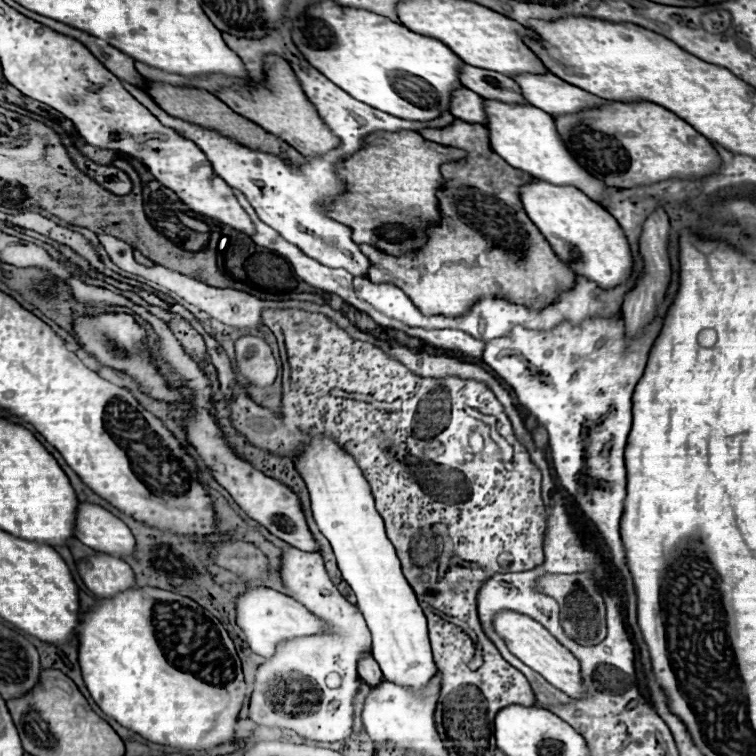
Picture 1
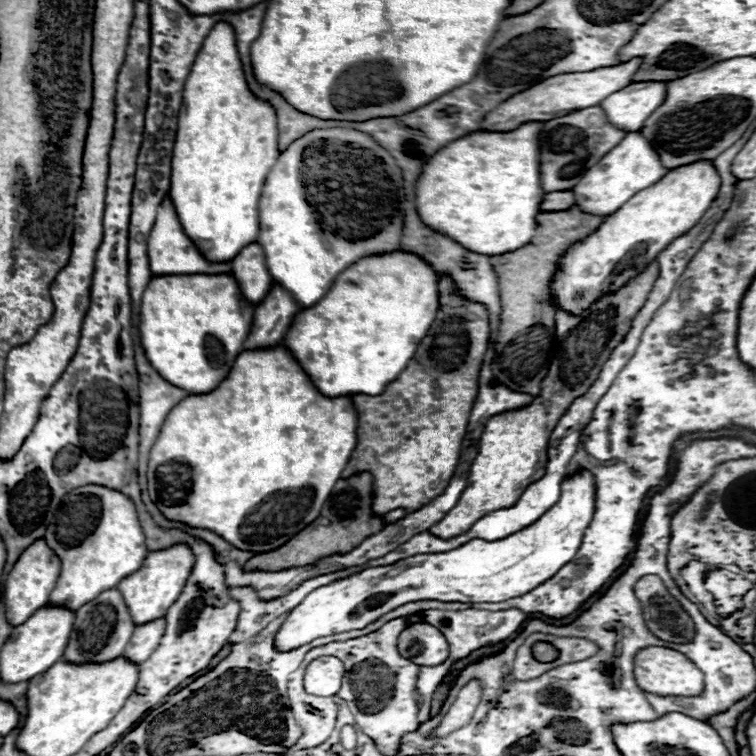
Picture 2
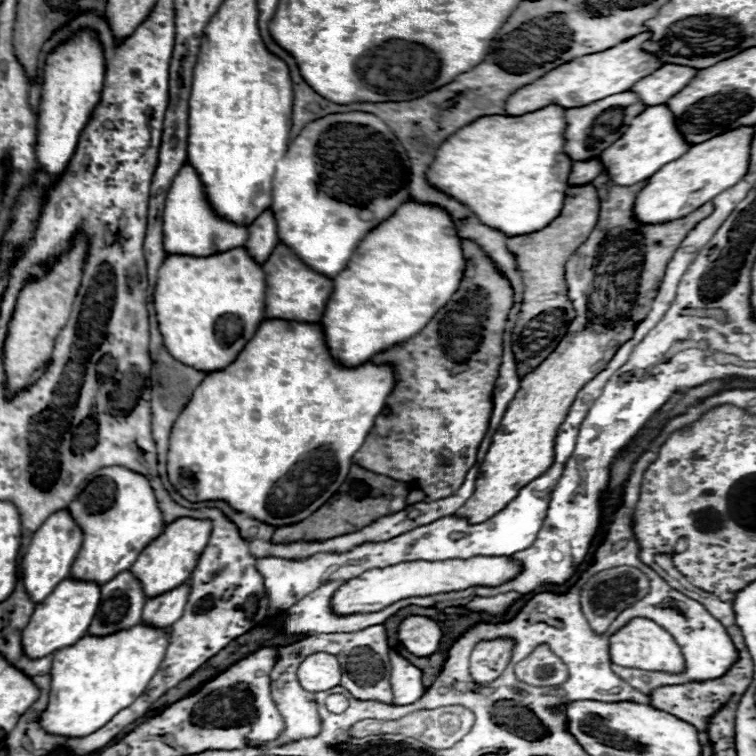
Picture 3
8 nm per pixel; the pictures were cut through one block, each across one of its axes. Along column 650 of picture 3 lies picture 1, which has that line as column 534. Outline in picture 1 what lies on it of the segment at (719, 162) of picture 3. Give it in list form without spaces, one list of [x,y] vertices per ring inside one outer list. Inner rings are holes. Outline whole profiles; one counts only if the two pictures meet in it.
[[[532,176],[528,184],[520,186],[520,200],[522,200],[524,210],[530,216],[530,220],[538,226],[538,230],[550,242],[552,250],[576,274],[586,276],[588,280],[596,282],[600,288],[614,288],[616,284],[620,284],[626,278],[630,278],[630,274],[632,274],[632,254],[630,254],[630,246],[626,242],[626,236],[624,236],[622,228],[612,218],[612,214],[608,214],[594,200],[588,200],[588,196],[584,196],[578,188],[572,188],[572,186],[554,186],[554,184],[548,184],[544,180],[534,180],[534,176]]]

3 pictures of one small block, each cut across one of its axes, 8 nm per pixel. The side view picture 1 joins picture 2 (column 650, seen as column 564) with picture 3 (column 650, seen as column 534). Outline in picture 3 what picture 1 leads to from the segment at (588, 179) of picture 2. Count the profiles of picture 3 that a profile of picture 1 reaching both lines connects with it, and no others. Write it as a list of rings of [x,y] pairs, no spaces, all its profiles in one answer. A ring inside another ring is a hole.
[[[666,104],[646,108],[636,120],[632,120],[628,132],[616,140],[610,148],[606,148],[600,154],[600,160],[604,164],[604,170],[608,172],[608,178],[618,186],[632,186],[638,182],[648,180],[652,174],[656,174],[664,164],[678,160],[682,154],[688,152],[688,144],[682,140],[680,132],[674,126],[672,112]]]

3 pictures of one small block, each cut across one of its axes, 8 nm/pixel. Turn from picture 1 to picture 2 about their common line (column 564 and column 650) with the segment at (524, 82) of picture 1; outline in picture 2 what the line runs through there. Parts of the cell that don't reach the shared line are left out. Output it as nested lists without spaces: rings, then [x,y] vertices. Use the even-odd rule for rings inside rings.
[[[632,82],[628,88],[608,96],[600,108],[606,112],[608,122],[624,132],[636,132],[642,122],[664,102],[664,82]]]

